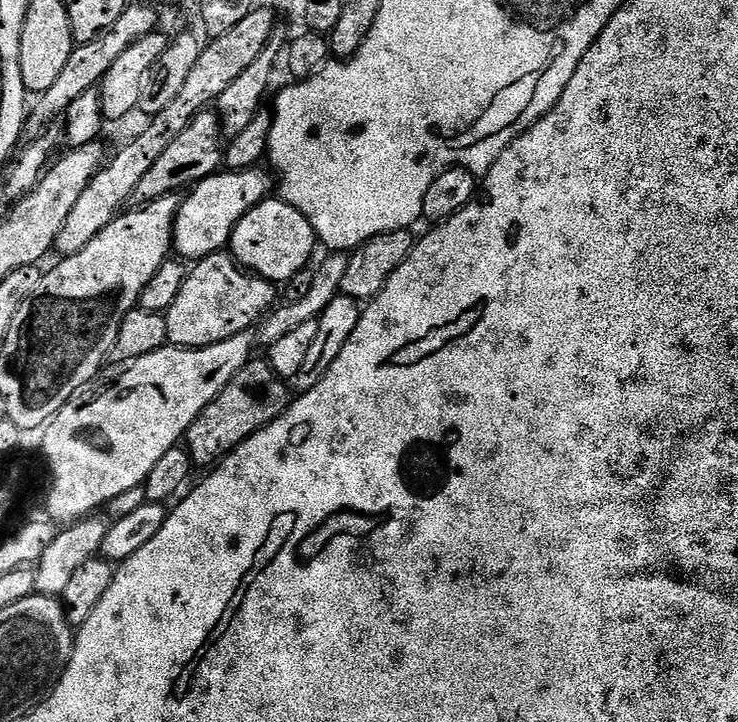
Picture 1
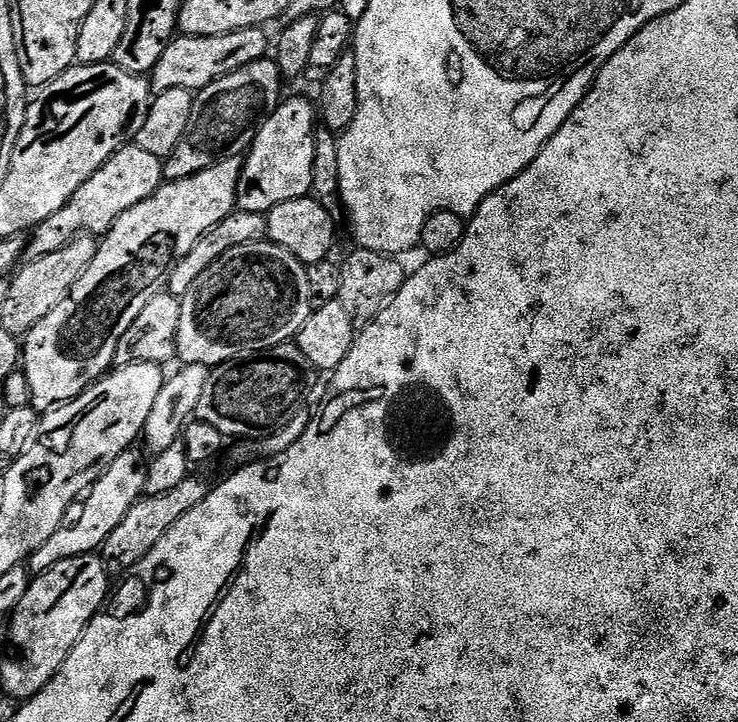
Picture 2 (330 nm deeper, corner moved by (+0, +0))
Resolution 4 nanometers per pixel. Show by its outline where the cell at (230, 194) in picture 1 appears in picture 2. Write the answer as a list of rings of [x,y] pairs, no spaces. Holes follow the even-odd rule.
[[[296,96],[293,100],[285,99],[270,114],[270,118],[258,130],[252,147],[246,153],[244,169],[238,182],[236,207],[241,212],[271,212],[274,206],[291,200],[303,200],[312,191],[312,175],[314,174],[314,142],[318,131],[318,112],[308,100]]]

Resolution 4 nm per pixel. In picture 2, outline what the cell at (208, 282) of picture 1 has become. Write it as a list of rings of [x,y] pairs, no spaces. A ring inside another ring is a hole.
[[[267,239],[257,240],[255,244],[234,246],[234,250],[226,250],[210,270],[204,271],[198,282],[190,286],[190,290],[180,302],[182,318],[178,322],[178,342],[176,354],[181,365],[205,364],[210,370],[217,364],[227,360],[237,360],[253,352],[261,352],[279,344],[289,343],[310,318],[314,311],[314,301],[310,294],[310,278],[308,269],[290,250],[269,242]]]

